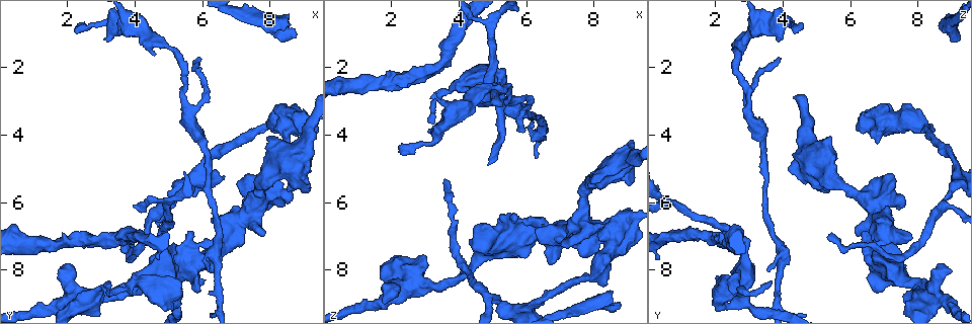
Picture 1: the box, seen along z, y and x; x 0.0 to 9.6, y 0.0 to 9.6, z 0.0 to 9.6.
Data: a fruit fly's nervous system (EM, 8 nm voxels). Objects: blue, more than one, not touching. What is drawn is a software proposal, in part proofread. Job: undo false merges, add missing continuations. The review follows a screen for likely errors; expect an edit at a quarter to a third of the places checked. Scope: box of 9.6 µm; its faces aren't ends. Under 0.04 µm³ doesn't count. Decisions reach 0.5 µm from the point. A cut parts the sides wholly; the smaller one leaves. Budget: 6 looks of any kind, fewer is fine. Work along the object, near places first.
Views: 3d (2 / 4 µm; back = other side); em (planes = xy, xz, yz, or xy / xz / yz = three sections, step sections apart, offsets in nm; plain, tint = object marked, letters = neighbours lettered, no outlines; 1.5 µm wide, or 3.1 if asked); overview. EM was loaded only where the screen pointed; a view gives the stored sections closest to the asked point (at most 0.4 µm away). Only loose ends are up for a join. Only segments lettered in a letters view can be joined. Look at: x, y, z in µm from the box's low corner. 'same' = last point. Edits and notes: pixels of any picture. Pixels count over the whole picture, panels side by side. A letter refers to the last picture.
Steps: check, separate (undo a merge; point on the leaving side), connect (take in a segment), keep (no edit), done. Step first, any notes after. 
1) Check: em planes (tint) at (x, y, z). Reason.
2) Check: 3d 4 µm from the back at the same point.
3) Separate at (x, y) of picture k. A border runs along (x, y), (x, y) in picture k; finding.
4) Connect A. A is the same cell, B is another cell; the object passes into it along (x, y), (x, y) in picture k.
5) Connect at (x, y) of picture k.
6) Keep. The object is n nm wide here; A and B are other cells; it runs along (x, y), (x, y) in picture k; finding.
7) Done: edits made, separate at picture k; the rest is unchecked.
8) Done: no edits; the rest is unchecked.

Check: em xz step 4 (letters) at (4.90, 7.30, 2.85). Calibre changes.

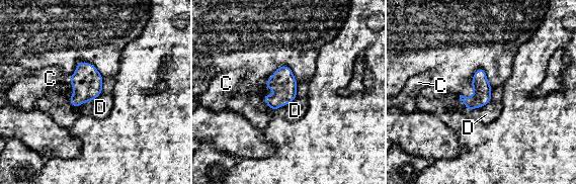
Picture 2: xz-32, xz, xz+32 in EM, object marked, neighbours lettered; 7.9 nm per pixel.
Keep. The object is 140 nm wide here; C and D are other cells; a border runs along (491, 99), (482, 106), (466, 108) in picture 2; all the same neuron.

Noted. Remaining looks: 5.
Check: em xz step 8 (tint) at (5.00, 6.00, 0.80).

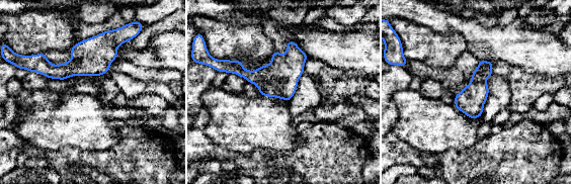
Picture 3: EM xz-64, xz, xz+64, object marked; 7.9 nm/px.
Check: em xy step 4 (letters) at the same point.

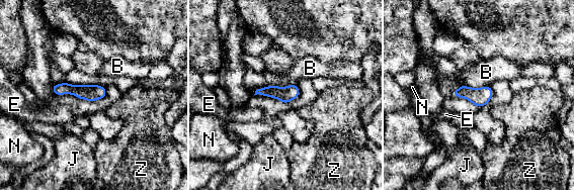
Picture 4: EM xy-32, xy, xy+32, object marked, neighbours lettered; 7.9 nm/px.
Keep. B, E, J, N and Z are other cells; one neuron here.

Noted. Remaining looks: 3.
Check: 3d 4 µm at (4.35, 8.15, 7.20). Touches itself.

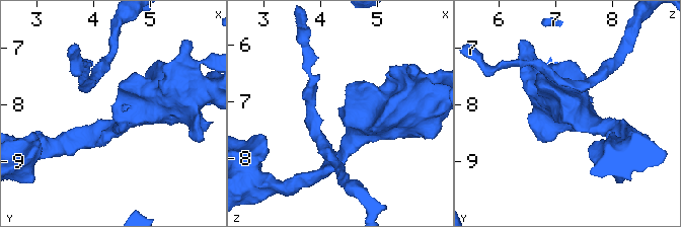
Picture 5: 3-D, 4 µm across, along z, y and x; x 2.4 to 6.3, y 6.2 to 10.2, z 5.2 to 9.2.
Check: em planes (letters) at (4.40, 8.20, 7.20). Need the tissue.

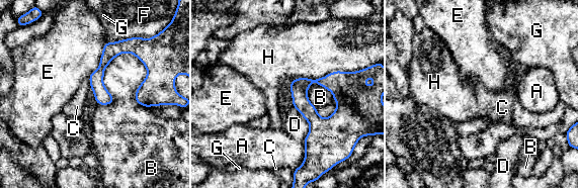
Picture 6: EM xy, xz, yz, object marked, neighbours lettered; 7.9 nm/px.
Keep. The longest contact is with H, 550 nm; A, B, C, D, E, F, G and H are other cells; it runs along (353, 86), (343, 113), (307, 150) in picture 6; all the same neuron.

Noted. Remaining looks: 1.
Done: no edits; the rest is unchecked.

